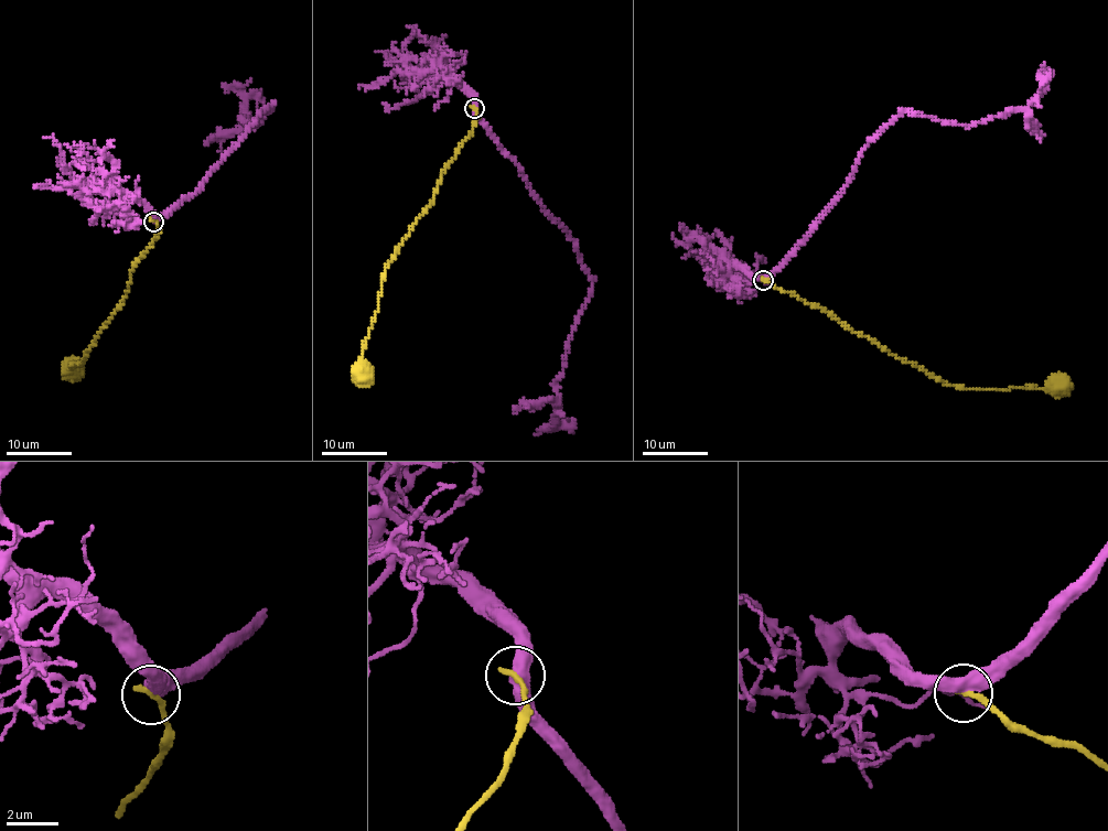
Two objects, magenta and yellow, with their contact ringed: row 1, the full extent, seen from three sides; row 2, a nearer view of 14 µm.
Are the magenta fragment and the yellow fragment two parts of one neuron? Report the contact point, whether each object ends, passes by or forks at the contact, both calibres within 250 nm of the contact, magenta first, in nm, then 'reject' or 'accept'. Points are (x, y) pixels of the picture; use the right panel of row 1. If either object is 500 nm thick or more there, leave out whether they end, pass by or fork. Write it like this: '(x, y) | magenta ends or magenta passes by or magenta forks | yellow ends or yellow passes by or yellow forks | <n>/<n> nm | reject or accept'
(763, 280) | 500/280 nm | reject

